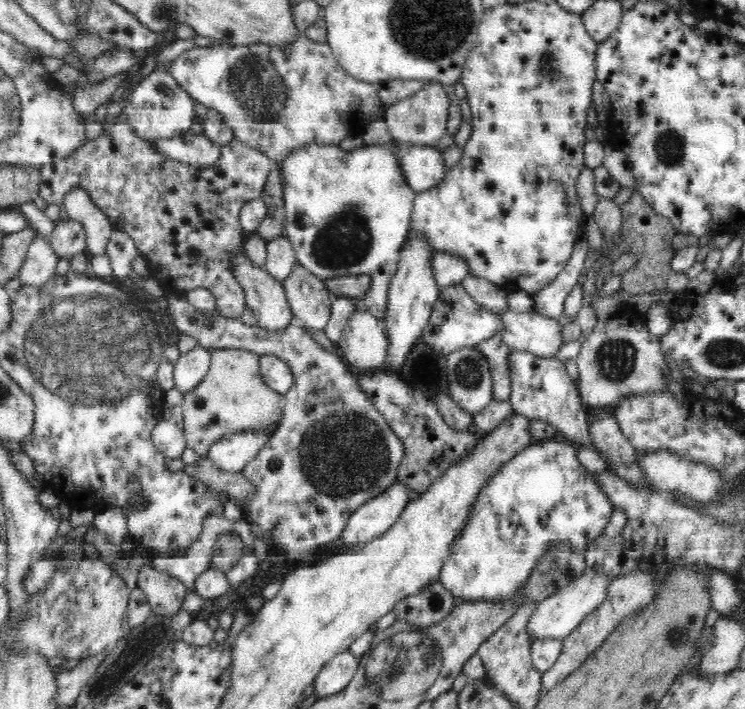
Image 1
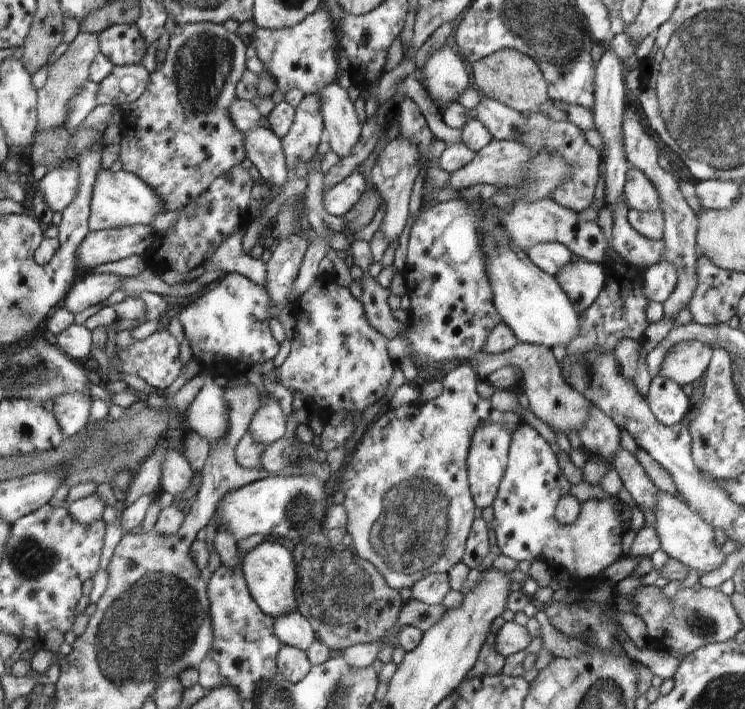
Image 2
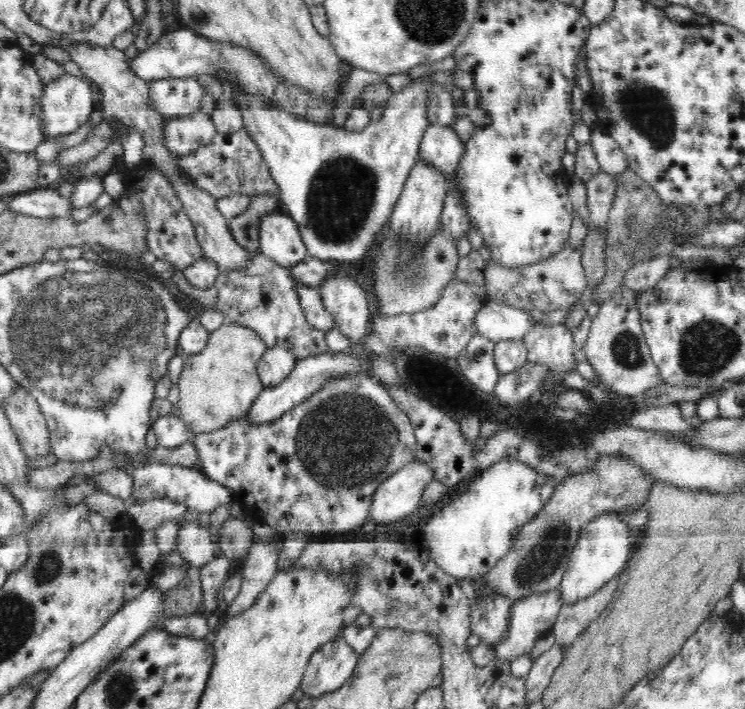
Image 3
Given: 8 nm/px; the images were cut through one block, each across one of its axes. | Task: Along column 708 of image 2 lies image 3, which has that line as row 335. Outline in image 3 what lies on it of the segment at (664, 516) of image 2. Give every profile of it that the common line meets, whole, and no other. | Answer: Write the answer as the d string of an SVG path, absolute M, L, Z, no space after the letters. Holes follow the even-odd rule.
M534 324L521 339L528 350L527 361L544 364L560 377L577 370L579 362L573 356L573 334L566 324Z

